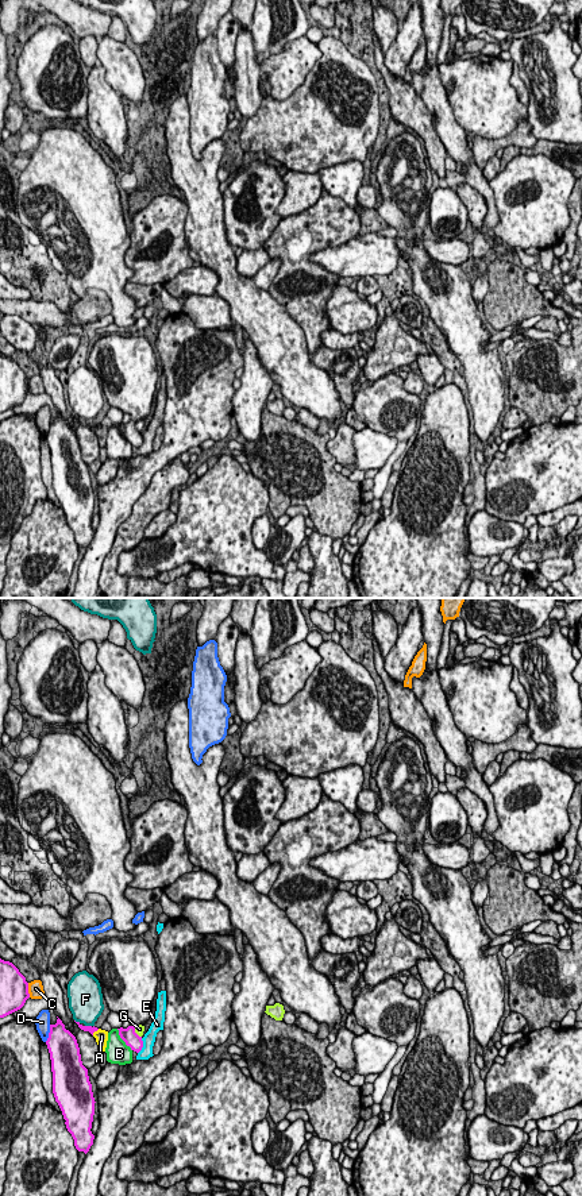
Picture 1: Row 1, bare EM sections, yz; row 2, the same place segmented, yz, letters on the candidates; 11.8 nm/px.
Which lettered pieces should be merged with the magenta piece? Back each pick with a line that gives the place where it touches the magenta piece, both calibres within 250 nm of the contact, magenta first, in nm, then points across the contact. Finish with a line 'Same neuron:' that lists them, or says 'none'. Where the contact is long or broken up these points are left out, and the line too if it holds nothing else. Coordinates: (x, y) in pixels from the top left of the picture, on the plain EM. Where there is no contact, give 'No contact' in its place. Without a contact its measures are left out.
Same neuron: none

